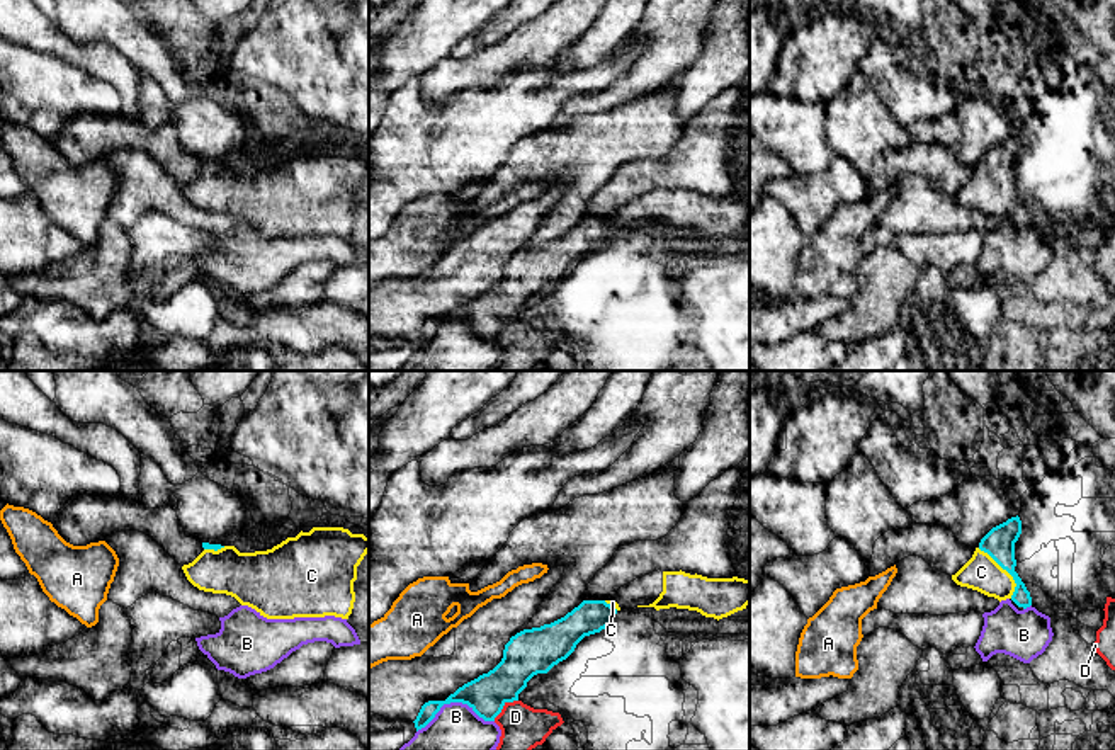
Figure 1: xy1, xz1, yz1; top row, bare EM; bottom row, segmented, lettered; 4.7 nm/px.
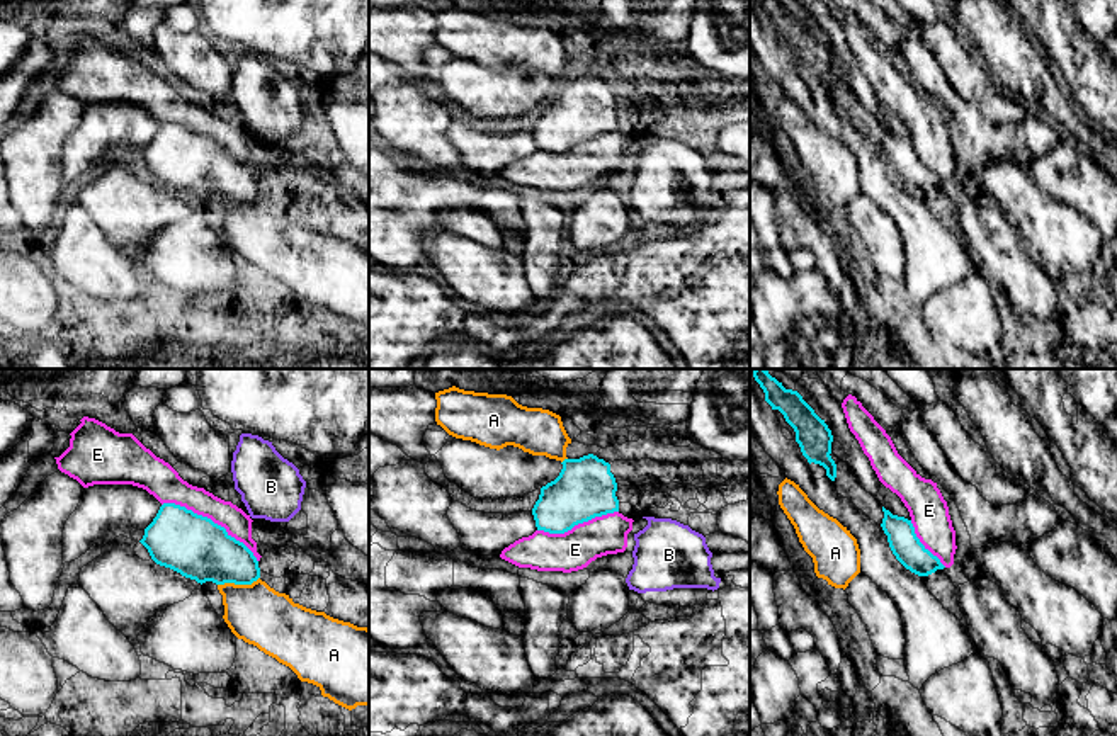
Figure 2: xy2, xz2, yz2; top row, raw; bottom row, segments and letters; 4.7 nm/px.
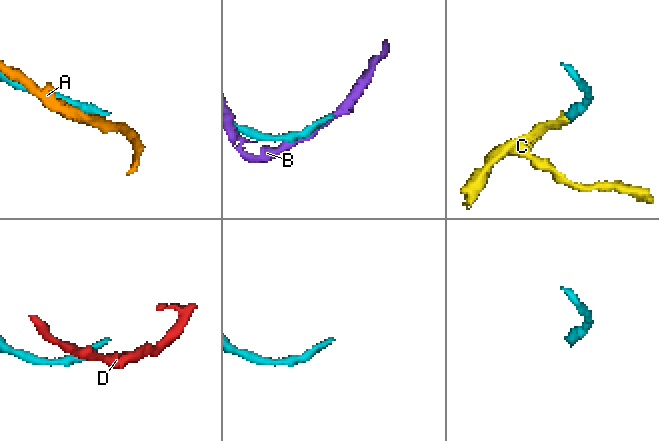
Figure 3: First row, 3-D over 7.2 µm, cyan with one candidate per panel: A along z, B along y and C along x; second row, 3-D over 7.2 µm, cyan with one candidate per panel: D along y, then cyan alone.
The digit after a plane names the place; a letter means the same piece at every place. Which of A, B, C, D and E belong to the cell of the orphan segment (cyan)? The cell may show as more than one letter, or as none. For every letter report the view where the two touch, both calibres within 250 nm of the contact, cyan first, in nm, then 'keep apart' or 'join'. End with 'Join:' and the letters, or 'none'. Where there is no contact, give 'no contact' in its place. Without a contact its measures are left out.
A: contact in xy2; calibres 280 and 280 nm; keep apart
B: contact in xz1; calibres 190 and 220 nm; keep apart
C: contact in yz1; calibres 150 and 170 nm; join
D: contact in xz1; calibres 200 and 200 nm; keep apart
E: contact in xy2; calibres 300 and 150 nm; keep apart
Join: C

